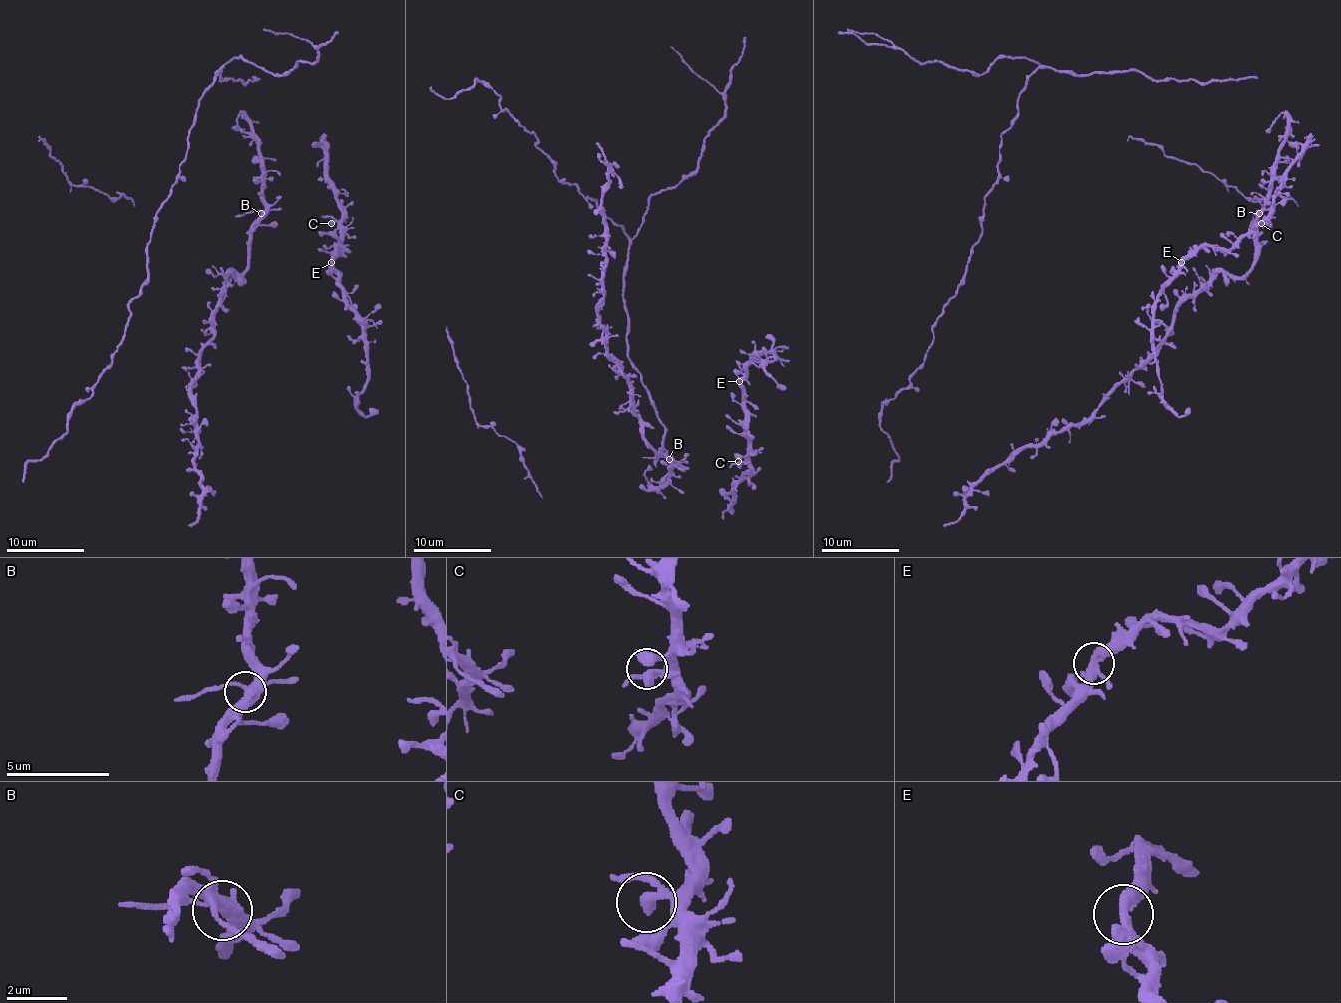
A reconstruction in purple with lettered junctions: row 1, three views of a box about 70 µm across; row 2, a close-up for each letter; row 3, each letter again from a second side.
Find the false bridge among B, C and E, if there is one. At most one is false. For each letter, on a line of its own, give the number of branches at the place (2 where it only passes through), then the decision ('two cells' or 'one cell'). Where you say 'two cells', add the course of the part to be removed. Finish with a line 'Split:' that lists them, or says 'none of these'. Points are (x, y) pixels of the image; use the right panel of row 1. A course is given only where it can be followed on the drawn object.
B: branches 3; one cell
C: branches 3; one cell
E: branches 3; one cell
Split: none of these

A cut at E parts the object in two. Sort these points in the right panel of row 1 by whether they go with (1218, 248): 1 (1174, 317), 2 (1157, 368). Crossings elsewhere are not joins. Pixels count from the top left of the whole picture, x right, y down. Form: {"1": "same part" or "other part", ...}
{"1": "same part", "2": "other part"}

